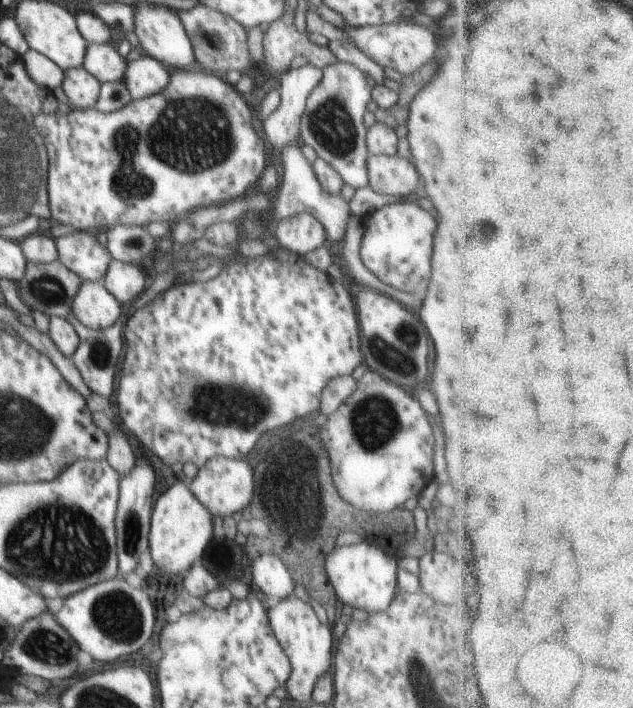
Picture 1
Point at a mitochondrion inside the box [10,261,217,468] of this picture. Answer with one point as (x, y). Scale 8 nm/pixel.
(47, 289)

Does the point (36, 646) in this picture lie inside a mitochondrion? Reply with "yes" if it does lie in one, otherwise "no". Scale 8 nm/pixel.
yes

